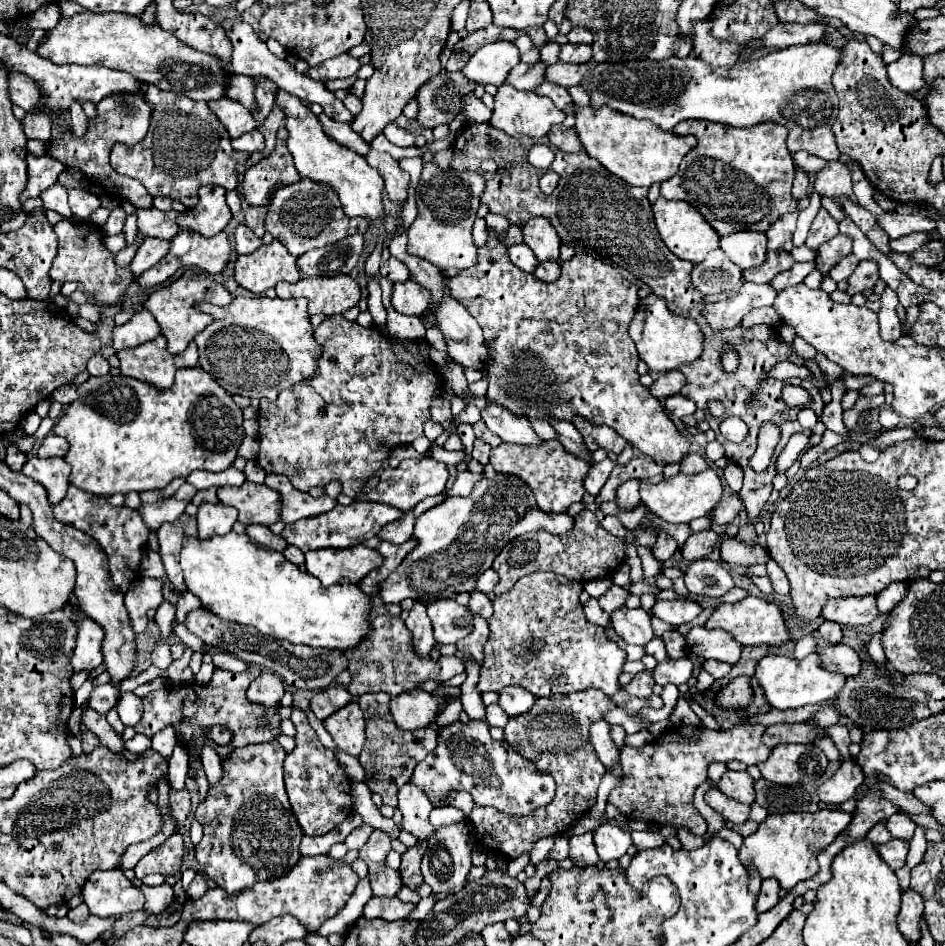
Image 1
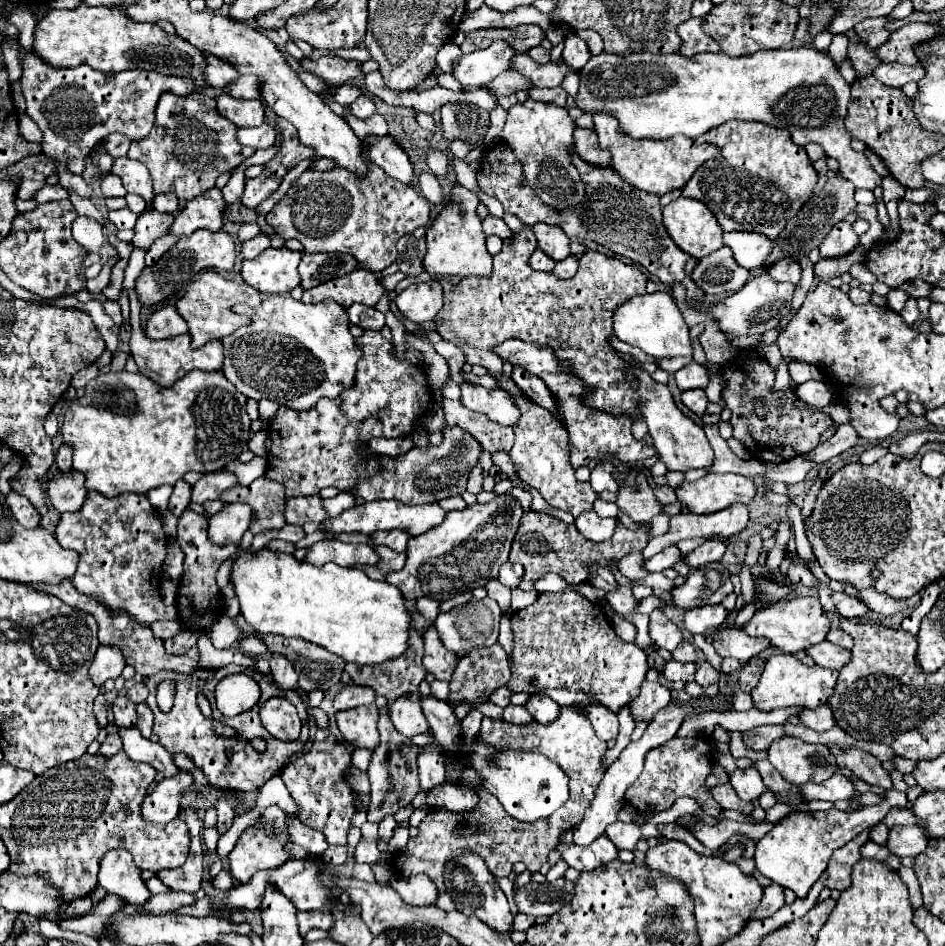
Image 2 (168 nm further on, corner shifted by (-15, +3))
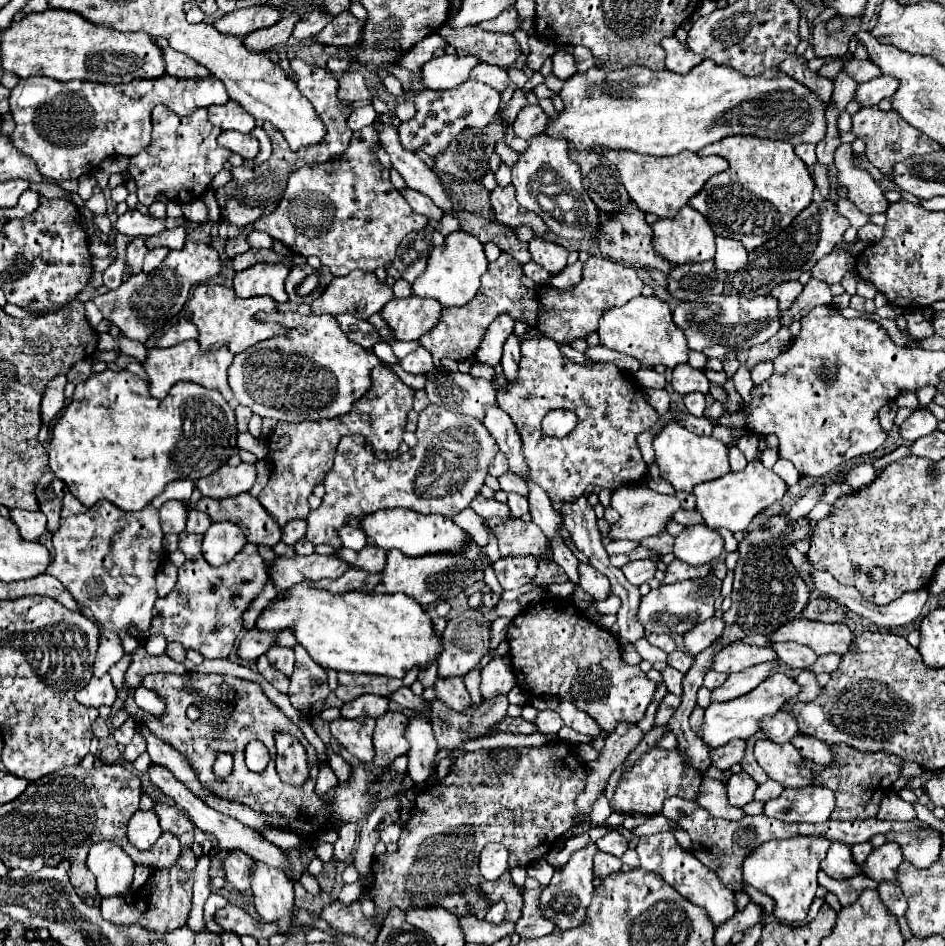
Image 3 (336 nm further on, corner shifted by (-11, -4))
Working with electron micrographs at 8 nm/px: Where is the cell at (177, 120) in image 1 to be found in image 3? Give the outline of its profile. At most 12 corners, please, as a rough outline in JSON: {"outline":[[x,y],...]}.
{"outline":[[207,108],[151,114],[153,140],[129,160],[137,198],[201,198],[231,152]]}

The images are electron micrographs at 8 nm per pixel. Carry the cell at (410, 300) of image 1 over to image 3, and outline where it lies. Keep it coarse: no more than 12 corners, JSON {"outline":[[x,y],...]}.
{"outline":[[393,298],[381,316],[397,340],[419,340],[439,322],[435,298]]}

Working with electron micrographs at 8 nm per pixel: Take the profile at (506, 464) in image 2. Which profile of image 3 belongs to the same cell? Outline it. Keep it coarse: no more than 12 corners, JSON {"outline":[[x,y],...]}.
{"outline":[[513,472],[499,476],[505,492],[527,496],[527,486]]}

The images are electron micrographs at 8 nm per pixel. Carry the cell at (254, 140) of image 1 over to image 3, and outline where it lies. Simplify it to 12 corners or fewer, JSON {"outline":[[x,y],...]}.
{"outline":[[223,132],[223,148],[251,160],[259,140],[251,134]]}

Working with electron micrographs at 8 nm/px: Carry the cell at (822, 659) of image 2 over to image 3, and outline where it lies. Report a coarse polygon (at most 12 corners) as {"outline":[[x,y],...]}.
{"outline":[[795,642],[773,644],[777,658],[791,668],[809,668],[817,660],[811,648]]}

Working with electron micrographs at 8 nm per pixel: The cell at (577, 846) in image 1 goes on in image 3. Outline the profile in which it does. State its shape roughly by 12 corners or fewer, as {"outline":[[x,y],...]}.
{"outline":[[607,852],[595,854],[597,878],[621,870],[621,860]]}

